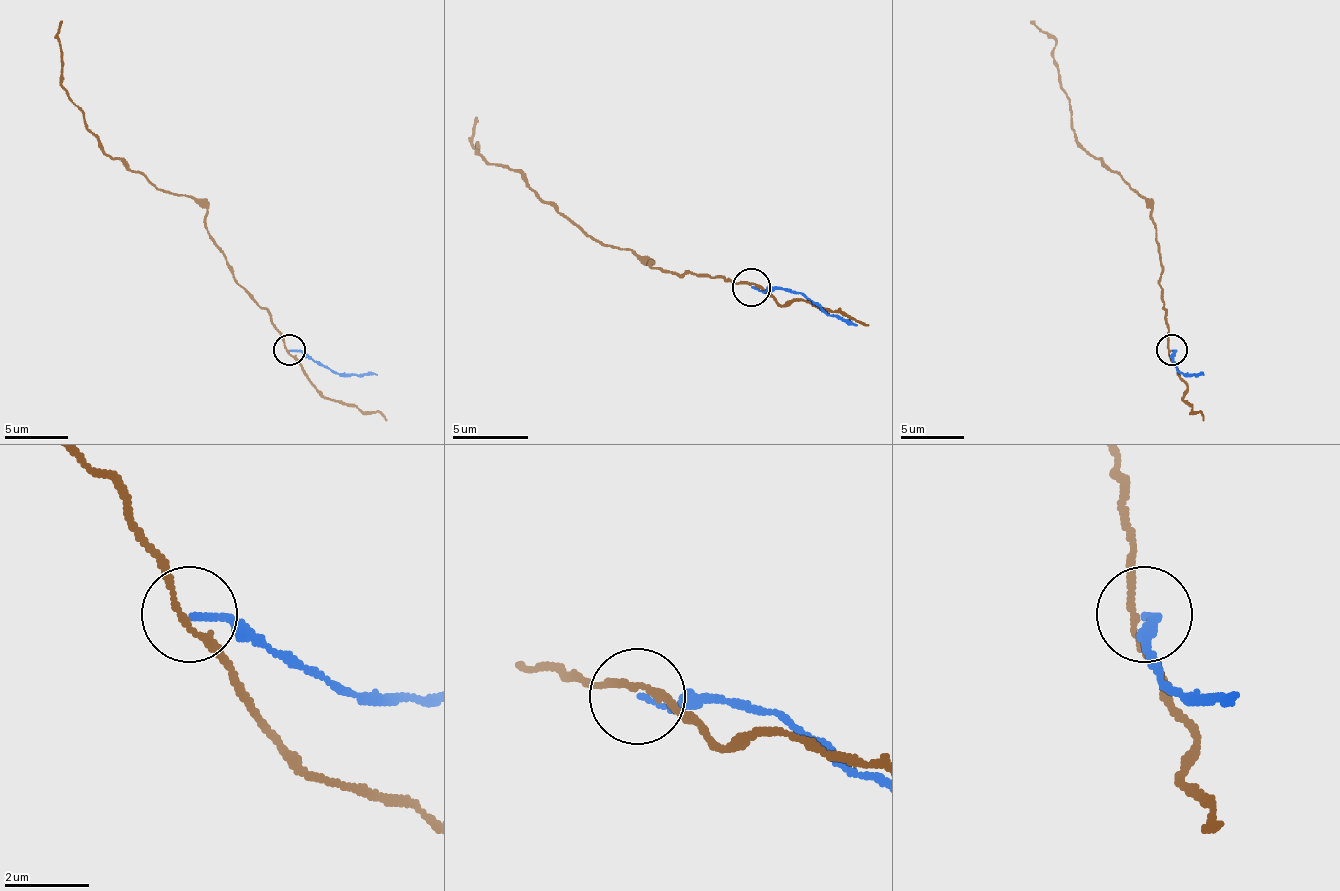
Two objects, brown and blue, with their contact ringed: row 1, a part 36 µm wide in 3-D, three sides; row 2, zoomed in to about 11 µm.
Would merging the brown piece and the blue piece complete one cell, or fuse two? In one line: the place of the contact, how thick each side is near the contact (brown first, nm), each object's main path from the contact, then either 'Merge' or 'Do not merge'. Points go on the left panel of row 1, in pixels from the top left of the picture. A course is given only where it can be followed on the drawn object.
Place: (289, 350). Thickness 130 nm (brown) against 110 nm. Course of brown: (288, 350), (282, 332), (232, 272), (197, 202), (159, 190), (99, 146), (61, 83), (58, 42), (61, 20). Course of blue: (288, 350), (304, 350), (339, 372), (376, 372). Do not merge

